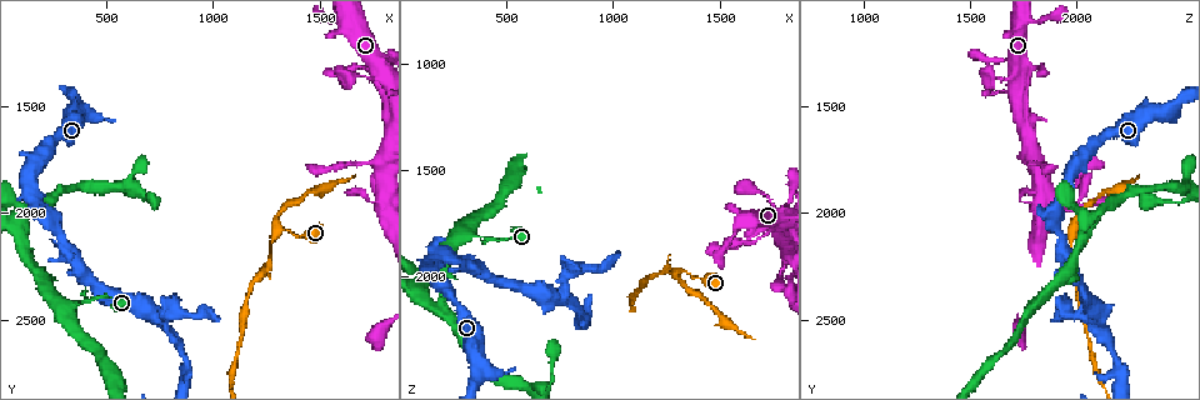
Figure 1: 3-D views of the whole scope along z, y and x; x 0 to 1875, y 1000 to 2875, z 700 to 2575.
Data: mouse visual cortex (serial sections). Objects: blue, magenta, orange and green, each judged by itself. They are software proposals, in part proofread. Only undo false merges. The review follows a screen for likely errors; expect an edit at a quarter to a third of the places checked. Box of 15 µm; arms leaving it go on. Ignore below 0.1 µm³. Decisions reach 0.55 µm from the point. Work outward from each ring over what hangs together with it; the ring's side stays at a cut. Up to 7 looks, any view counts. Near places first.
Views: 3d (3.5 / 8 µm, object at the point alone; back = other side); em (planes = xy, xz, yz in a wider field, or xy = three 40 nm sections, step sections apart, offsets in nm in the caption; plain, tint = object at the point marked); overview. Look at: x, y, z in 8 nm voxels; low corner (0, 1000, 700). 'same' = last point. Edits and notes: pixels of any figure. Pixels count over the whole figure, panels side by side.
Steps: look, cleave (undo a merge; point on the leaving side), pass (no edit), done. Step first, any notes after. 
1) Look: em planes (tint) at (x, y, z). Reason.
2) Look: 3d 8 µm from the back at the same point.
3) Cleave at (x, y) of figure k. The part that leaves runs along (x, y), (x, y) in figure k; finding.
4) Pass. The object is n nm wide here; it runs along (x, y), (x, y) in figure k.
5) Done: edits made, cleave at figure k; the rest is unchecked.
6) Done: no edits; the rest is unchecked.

Look: 3d 3.5 µm at (1320, 2070, 1980). Sharp bend.

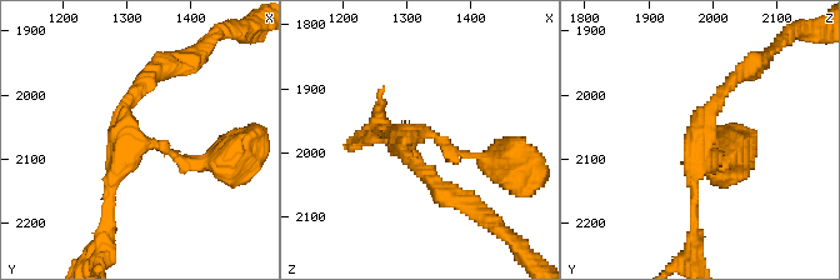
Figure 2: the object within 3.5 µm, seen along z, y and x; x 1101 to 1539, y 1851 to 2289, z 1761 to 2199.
Look: em xy step 3 (tint) at (1310, 2075, 1975). 3 arms meet here; the arms are 100, 150, 200 nm wide; shape alone is not enough.

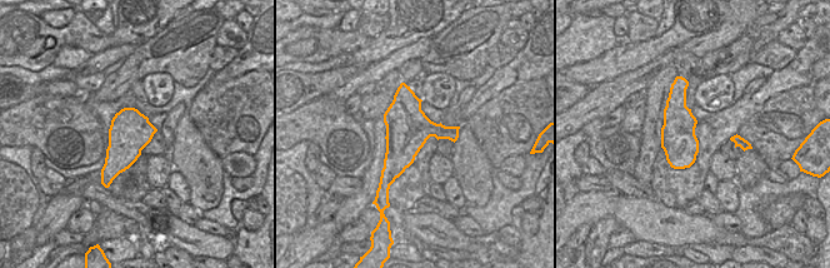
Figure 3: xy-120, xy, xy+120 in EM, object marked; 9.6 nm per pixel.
Pass. It runs along (206, 159), (134, 144), (106, 221) in figure 2; continuous, no second cell.

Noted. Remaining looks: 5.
Look: 3d 3.5 µm at (330, 2420, 1810). Sharp bend.

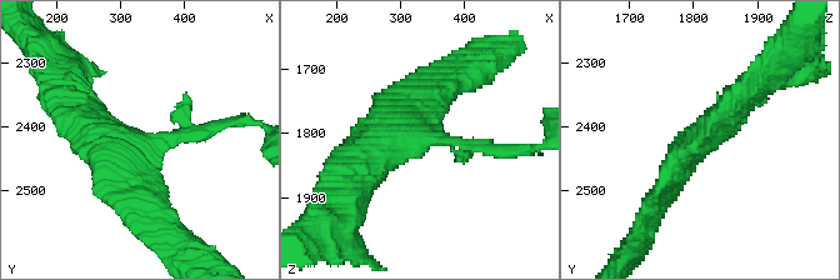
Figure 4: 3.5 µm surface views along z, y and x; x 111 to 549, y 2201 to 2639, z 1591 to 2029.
Look: em xy step 2 (plain) at (345, 2425, 1810).

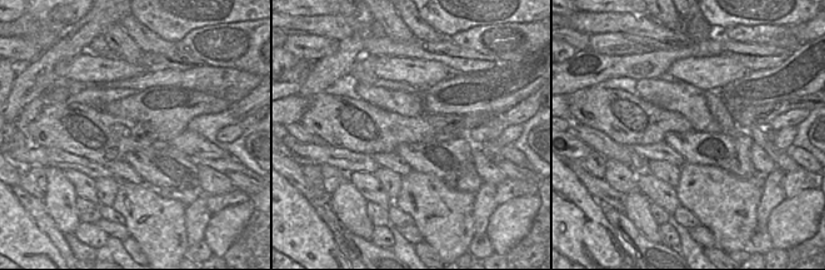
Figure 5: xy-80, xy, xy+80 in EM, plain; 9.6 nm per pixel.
Look: em xy step 2 (tint) at the same point.

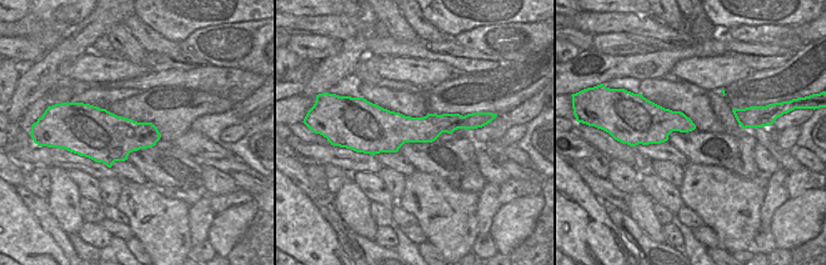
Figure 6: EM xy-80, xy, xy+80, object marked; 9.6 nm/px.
Pass. It runs along (503, 150), (395, 138), (364, 170) in figure 4; continuous, no second cell.

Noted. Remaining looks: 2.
Look: 3d 3.5 µm at (170, 1980, 2150). Two arms in line, one across.

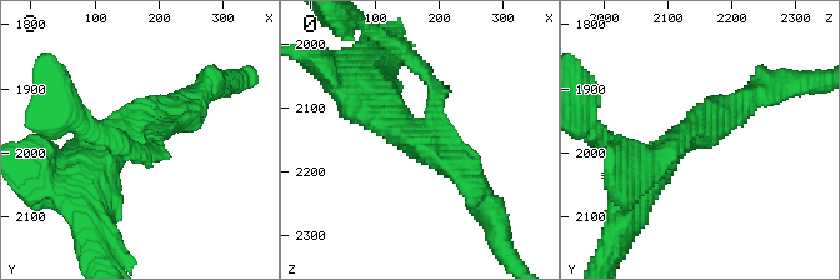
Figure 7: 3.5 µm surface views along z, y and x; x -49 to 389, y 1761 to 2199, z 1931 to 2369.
Look: em xy step 1 (tint) at (160, 1970, 2145). 3 arms meet here; the arms are 200, 350, 400 nm wide.

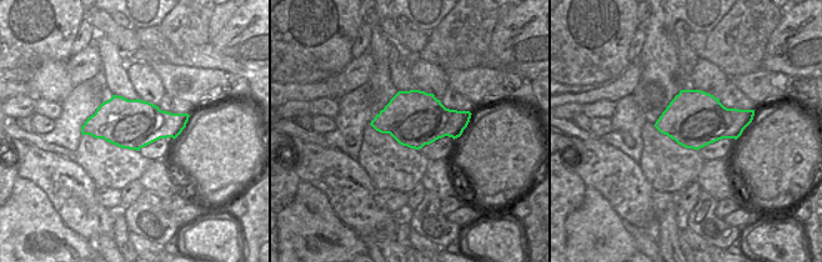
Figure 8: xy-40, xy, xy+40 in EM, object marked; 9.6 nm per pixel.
Pass. The object is 550 nm wide here; it runs along (381, 86), (394, 119), (470, 183) in figure 7; continuous, no second cell.

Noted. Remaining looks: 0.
Done: no edits; the rest is unchecked.

